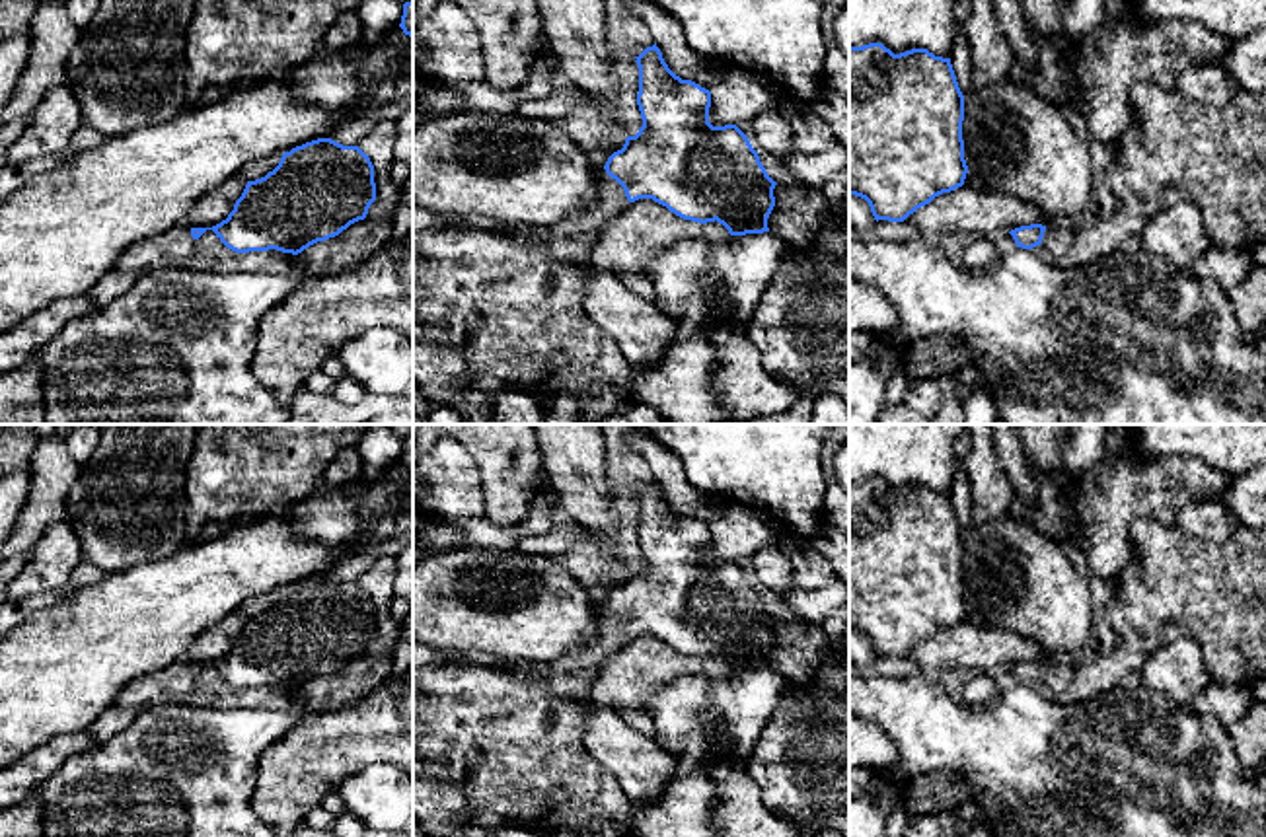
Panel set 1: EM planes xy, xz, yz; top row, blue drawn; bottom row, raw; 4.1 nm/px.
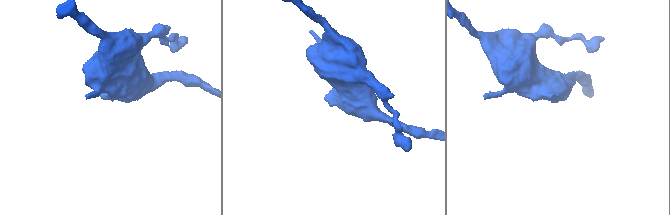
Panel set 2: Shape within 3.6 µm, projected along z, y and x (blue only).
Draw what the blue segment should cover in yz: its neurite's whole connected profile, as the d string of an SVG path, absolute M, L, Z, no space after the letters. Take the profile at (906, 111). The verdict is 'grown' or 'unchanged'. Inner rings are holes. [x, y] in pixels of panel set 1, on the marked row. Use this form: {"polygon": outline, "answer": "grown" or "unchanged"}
{"polygon": "M882 43L849 47L849 195L869 202L875 220L904 222L935 197L964 185L964 95L950 58L927 49L894 55Z", "answer": "unchanged"}

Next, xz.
{"polygon": "M656 43L635 56L639 66L637 105L643 127L627 136L596 175L596 199L567 218L543 226L503 226L497 230L524 245L541 245L555 259L588 261L602 226L639 199L652 199L684 220L723 224L730 236L769 232L767 218L775 206L775 181L758 152L736 125L709 123L711 91L676 76Z", "answer": "grown"}

